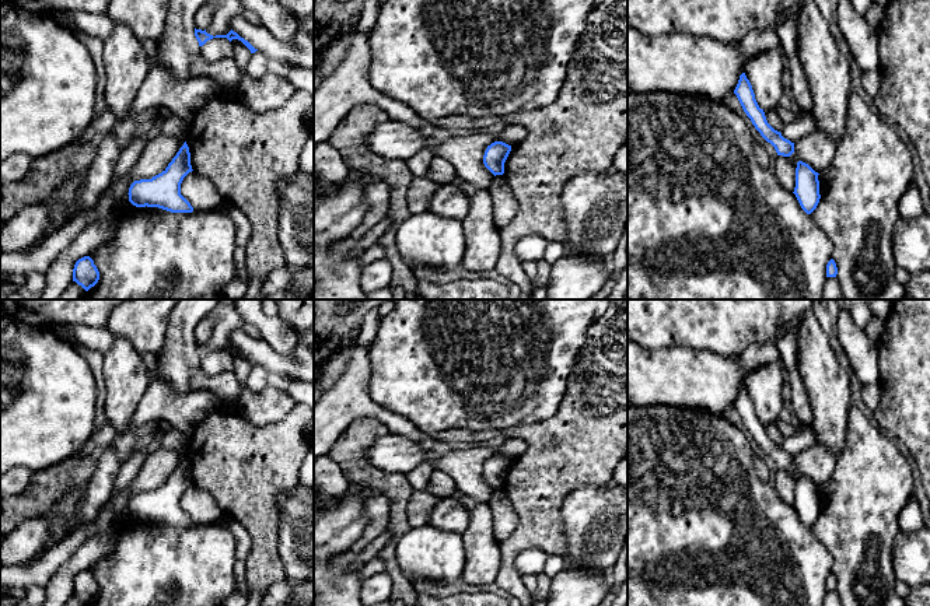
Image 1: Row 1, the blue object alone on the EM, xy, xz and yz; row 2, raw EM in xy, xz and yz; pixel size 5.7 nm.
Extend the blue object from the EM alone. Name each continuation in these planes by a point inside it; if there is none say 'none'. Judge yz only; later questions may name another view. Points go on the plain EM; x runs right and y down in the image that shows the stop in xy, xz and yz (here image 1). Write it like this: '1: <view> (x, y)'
none

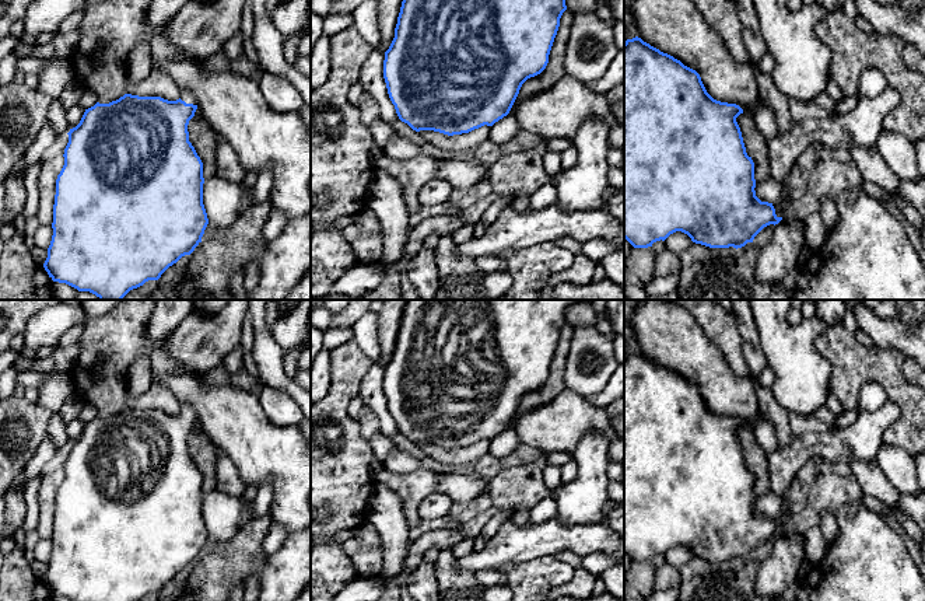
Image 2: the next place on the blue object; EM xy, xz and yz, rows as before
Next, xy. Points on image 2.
1: xy (188, 411)

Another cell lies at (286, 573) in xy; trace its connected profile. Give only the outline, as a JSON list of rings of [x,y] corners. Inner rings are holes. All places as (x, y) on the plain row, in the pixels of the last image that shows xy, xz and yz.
[[[311,527],[291,534],[284,545],[267,558],[256,601],[295,601],[308,586],[311,586]]]

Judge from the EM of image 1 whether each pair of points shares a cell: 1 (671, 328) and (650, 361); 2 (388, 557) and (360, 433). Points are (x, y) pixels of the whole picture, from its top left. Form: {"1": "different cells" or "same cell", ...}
{"1": "different cells", "2": "same cell"}

